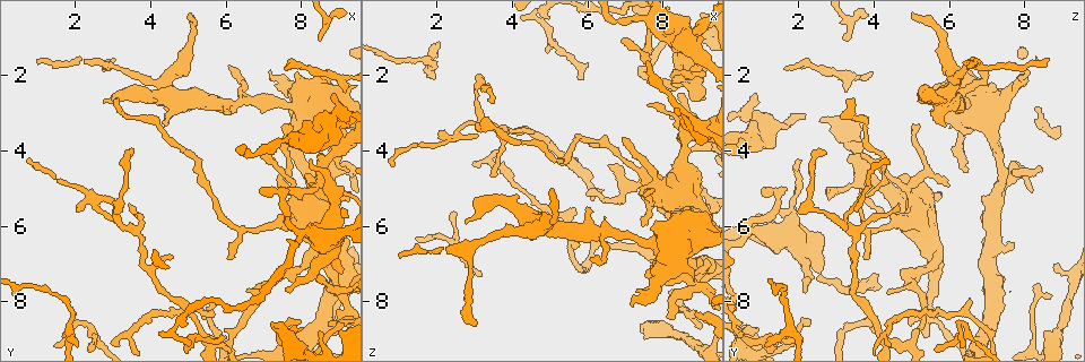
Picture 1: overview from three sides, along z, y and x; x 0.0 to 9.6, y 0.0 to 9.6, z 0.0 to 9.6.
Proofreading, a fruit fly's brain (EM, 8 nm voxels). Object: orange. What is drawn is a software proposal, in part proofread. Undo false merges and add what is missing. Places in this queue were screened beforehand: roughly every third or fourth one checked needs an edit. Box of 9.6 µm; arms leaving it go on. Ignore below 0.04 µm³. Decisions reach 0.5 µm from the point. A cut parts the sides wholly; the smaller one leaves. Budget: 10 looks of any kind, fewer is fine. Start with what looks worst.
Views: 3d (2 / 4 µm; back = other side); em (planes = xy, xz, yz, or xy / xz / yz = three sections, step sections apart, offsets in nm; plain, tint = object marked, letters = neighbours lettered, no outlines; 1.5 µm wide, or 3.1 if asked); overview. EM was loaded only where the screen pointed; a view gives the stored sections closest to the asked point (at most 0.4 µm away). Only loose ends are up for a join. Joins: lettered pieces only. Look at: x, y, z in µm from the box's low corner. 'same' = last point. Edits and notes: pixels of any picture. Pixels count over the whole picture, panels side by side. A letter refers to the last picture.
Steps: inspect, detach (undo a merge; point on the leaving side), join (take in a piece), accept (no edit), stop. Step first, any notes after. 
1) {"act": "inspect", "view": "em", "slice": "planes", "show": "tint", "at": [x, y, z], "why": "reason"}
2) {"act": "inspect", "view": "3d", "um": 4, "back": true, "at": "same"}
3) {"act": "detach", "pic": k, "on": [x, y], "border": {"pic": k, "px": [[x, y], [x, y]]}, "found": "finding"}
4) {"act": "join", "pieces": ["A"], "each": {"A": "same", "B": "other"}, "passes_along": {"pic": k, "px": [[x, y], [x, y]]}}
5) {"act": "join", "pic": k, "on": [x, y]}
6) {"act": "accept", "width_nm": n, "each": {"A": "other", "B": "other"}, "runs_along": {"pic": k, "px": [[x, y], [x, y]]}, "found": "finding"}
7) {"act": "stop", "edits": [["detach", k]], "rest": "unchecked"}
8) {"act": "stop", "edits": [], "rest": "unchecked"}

{"act": "inspect", "view": "em", "slice": "planes", "show": "tint", "at": [4.35, 3.40, 5.90], "why": "stops while still wide"}

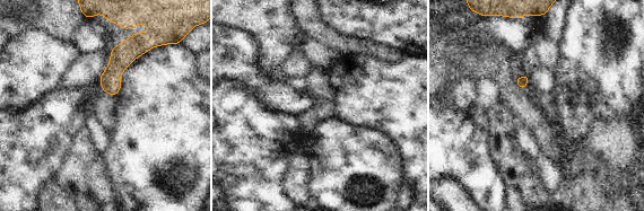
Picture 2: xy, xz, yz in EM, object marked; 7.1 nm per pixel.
{"act": "inspect", "view": "em", "slice": "planes", "show": "letters", "at": "same", "why": "what lies round it"}

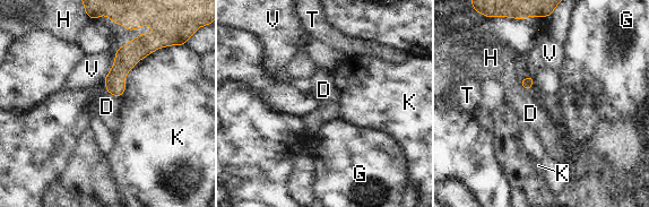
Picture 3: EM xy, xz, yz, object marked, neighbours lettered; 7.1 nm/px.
{"act": "accept", "each": {"D": "other", "G": "other", "H": "other", "K": "other", "T": "other", "V": "other"}, "border": {"pic": 3, "px": [[106, 91], [120, 97]]}, "found": "no lettered piece goes on from it"}

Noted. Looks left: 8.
{"act": "inspect", "view": "em", "slice": "planes", "show": "letters", "at": [2.05, 5.65, 3.60], "why": "thin end"}

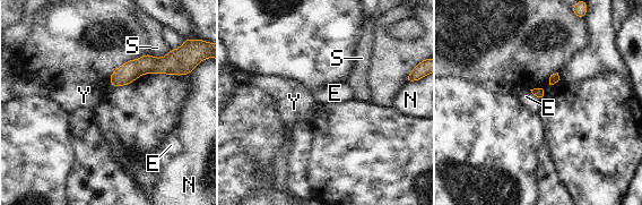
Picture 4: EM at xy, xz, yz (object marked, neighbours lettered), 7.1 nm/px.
{"act": "accept", "each": {"E": "other", "N": "other", "S": "other", "Y": "other"}, "runs_along": {"pic": 4, "px": [[166, 70], [137, 67], [112, 82]]}, "found": "no lettered piece goes on from it"}

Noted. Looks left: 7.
{"act": "inspect", "view": "em", "slice": "xy", "step": 8, "show": "tint", "at": [6.15, 9.05, 5.05]}

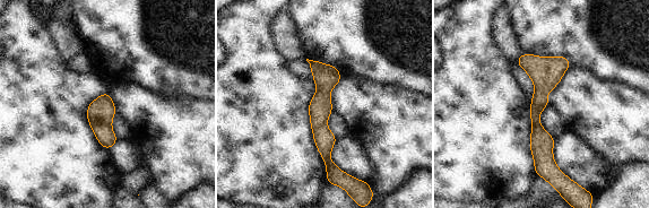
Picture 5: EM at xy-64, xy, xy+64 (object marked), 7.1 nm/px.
{"act": "inspect", "view": "em", "slice": "planes", "show": "letters", "at": "same", "why": "cut it another way"}

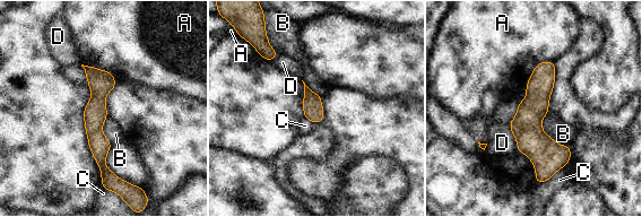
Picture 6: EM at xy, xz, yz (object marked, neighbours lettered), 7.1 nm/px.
{"act": "accept", "each": {"A": "other", "B": "other", "C": "other", "D": "other"}, "found": "all the same neuron"}

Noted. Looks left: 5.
{"act": "inspect", "view": "3d", "um": 2, "back": true, "at": [4.50, 6.80, 3.60], "why": "tapers out"}

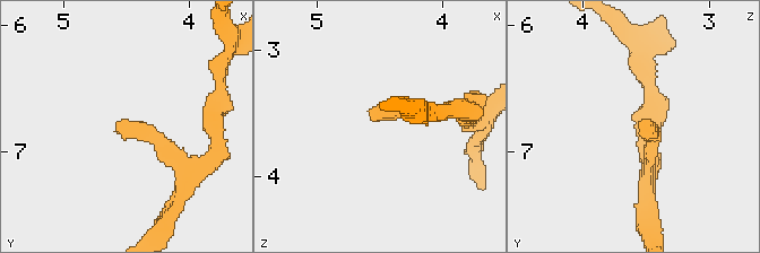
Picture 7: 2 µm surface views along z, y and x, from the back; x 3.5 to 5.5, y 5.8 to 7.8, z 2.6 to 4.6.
{"act": "inspect", "view": "em", "slice": "xz", "step": 8, "show": "tint", "at": [4.54, 6.80, 3.58], "why": "shape alone is not enough"}

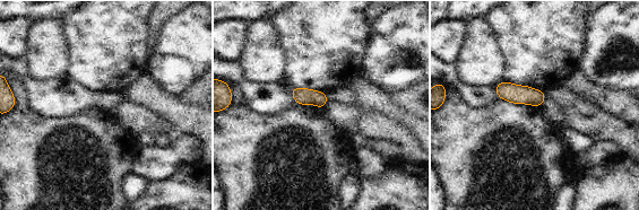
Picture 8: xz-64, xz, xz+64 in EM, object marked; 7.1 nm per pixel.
{"act": "inspect", "view": "em", "slice": "planes", "show": "letters", "at": "same"}

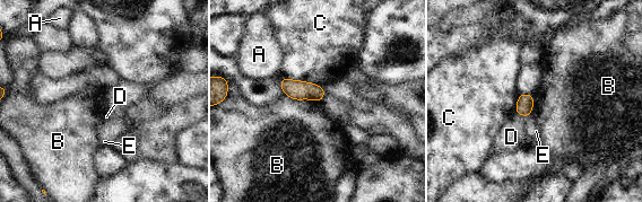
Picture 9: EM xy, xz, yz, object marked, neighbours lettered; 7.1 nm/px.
{"act": "accept", "width_nm": 120, "longest_contact_nm": ["C", 320], "each": {"A": "other", "B": "other", "C": "other", "D": "other", "E": "other"}, "found": "none of them fits"}

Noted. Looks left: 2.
{"act": "stop", "edits": [], "rest": "unchecked"}

